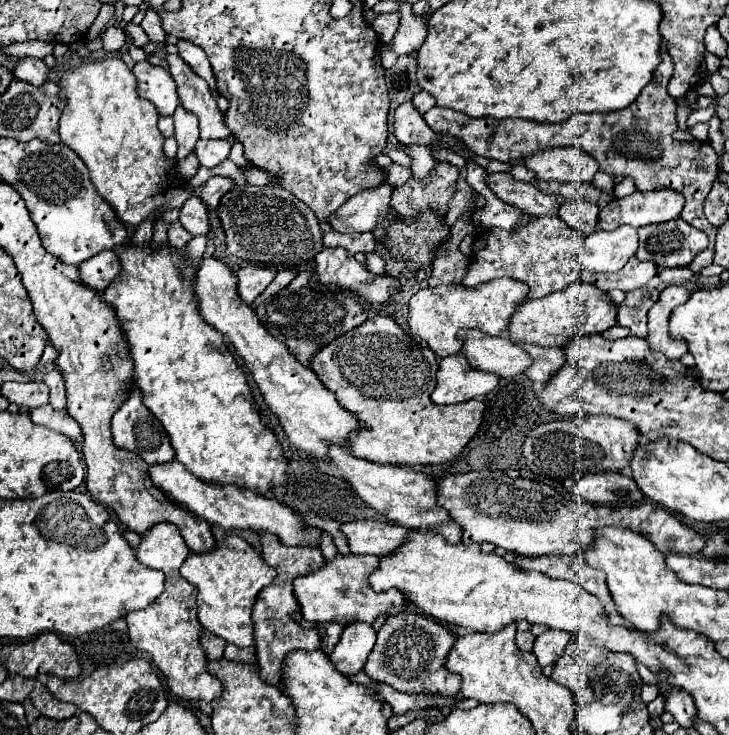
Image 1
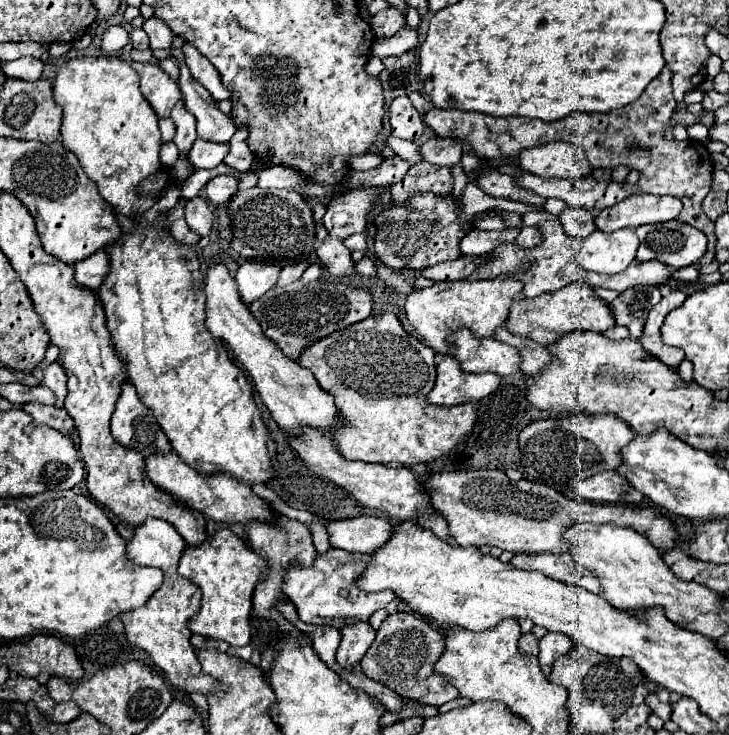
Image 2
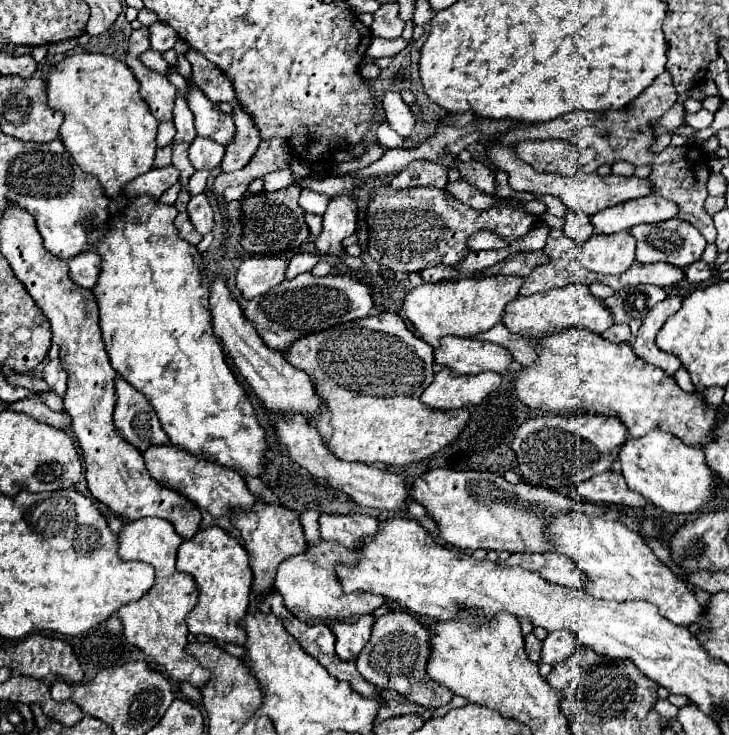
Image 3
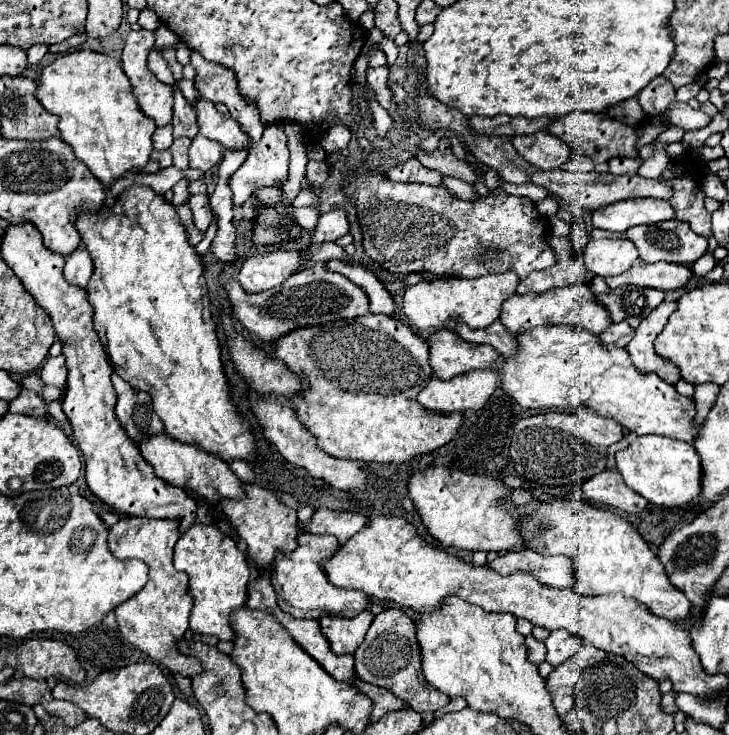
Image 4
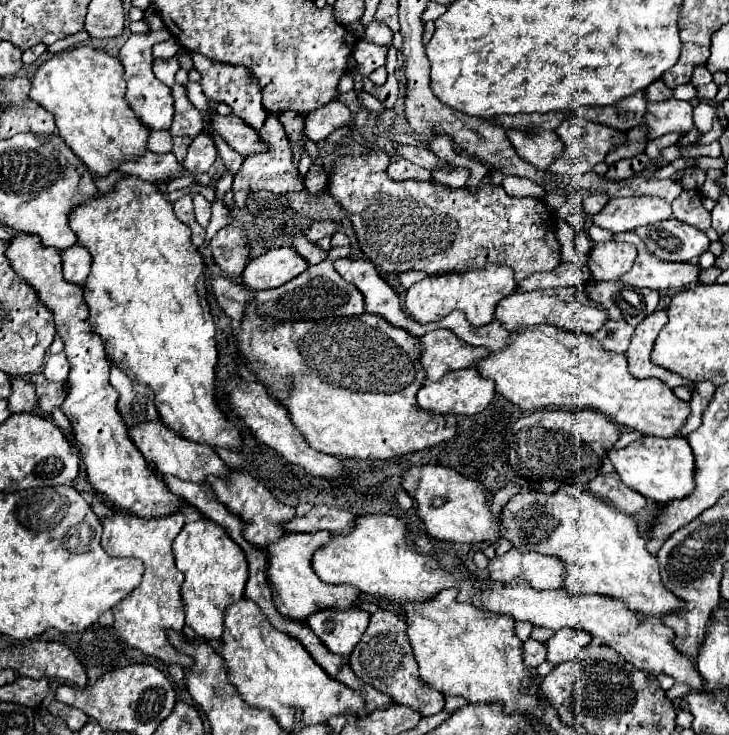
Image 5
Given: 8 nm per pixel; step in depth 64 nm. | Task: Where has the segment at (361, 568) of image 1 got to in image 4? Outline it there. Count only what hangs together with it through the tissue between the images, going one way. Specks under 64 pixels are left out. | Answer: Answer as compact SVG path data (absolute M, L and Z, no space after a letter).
M302 532L298 536L298 548L294 552L276 556L270 580L278 594L278 606L284 612L302 620L318 620L322 616L354 618L360 612L368 610L368 606L372 604L368 594L358 590L342 590L330 584L326 572L322 570L322 562L332 558L338 550L340 550L340 542L334 536L314 536Z

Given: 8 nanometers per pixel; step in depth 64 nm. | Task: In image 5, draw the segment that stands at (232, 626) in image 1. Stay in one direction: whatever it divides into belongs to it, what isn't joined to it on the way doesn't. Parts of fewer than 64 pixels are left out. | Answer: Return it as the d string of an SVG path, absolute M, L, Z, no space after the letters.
M198 520L198 522L188 522L184 524L182 532L176 536L174 544L174 558L176 558L176 568L184 572L186 580L182 584L182 598L186 604L186 624L194 628L198 636L210 638L210 640L220 640L224 632L224 614L226 608L232 606L234 602L244 598L244 586L248 580L248 562L242 552L242 548L228 536L228 532L214 524L212 520Z

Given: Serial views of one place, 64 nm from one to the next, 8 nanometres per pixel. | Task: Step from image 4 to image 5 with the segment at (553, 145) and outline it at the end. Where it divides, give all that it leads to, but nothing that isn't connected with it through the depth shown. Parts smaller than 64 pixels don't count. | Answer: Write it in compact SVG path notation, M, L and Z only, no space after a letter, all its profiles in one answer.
M506 130L506 134L518 156L536 166L538 170L548 168L564 152L564 144L552 130L538 130L538 132Z

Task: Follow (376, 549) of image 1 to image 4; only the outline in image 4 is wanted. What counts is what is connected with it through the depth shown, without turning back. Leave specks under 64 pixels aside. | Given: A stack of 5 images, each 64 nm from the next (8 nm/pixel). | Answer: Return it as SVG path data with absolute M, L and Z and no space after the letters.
M320 508L312 516L308 524L298 524L302 530L308 530L312 534L332 534L338 538L340 544L346 544L356 532L368 526L368 516L354 514L354 512L340 512L340 510L328 510Z

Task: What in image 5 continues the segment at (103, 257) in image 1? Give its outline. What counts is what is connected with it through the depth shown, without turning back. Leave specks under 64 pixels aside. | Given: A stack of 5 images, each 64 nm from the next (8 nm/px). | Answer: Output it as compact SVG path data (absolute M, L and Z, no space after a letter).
M74 246L62 252L62 264L64 264L64 278L72 284L84 286L88 274L90 274L90 252L84 246Z

